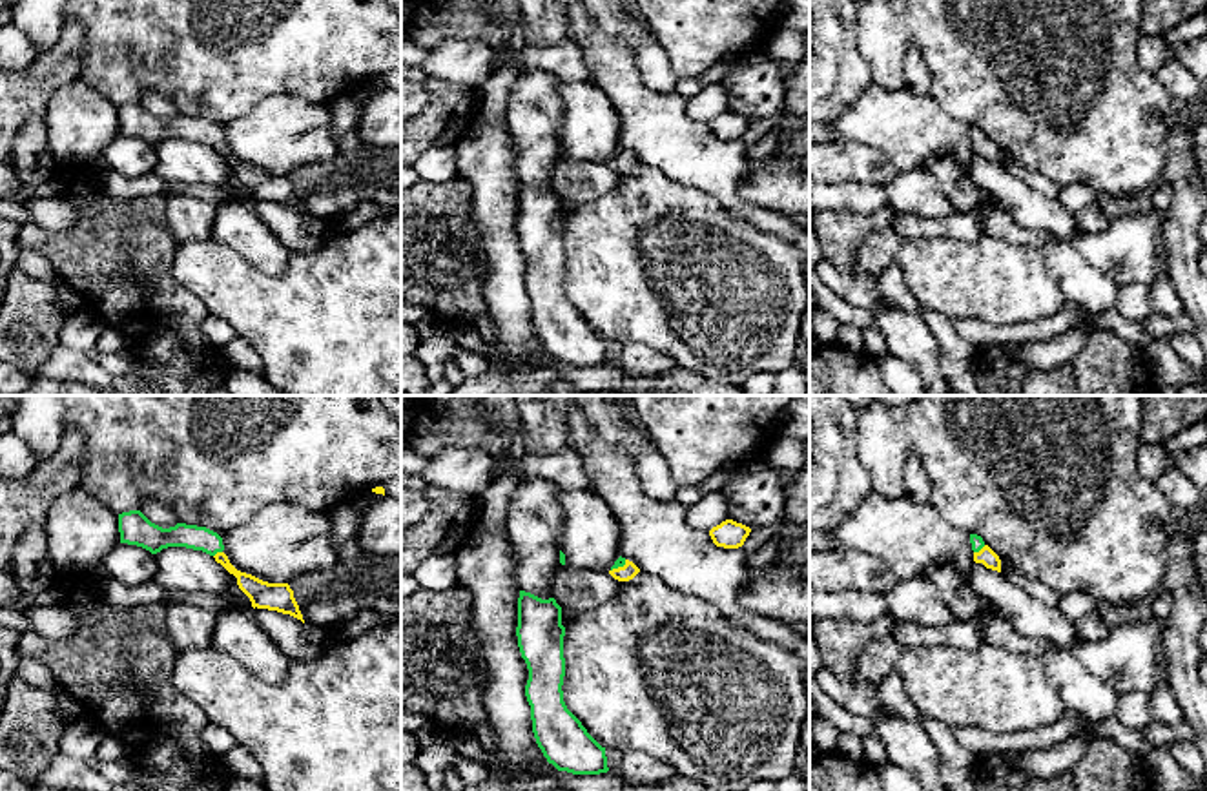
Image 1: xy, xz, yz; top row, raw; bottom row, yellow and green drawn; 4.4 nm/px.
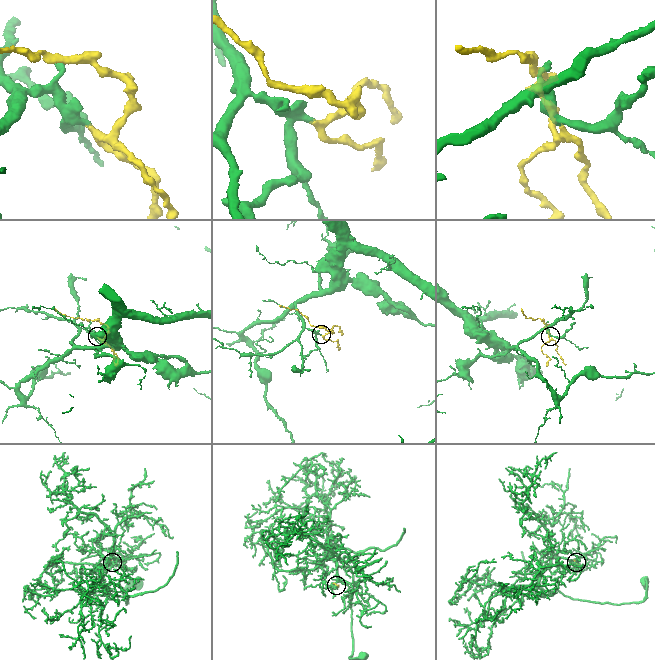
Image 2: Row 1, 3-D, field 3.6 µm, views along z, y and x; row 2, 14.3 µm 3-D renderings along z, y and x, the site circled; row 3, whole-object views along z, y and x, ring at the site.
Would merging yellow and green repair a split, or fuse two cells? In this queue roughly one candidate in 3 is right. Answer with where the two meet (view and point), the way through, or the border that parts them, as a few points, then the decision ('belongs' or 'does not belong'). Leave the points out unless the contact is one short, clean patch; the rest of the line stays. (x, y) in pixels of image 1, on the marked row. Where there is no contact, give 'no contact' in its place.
contact yz (981, 549); way yz (987, 556), (981, 549), (978, 544); belongs

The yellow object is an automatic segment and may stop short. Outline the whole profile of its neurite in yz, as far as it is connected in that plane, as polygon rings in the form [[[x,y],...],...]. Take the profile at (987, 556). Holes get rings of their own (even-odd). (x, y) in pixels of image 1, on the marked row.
[[[970,534],[974,561],[983,563],[986,569],[1001,572],[999,556],[983,541],[981,536]]]

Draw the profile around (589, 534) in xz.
[[[556,490],[562,507],[560,550],[565,565],[609,572],[620,558],[620,525],[594,490]]]

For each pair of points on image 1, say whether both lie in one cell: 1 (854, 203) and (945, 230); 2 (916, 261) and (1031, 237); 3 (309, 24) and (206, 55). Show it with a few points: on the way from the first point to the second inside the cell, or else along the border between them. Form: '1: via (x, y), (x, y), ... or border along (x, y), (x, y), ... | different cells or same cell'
1: border along (896, 214), (939, 215) | different cells
2: border along (989, 237), (1031, 245), (1036, 250) | different cells
3: via (283, 24), (248, 28), (237, 39), (232, 39) | same cell

